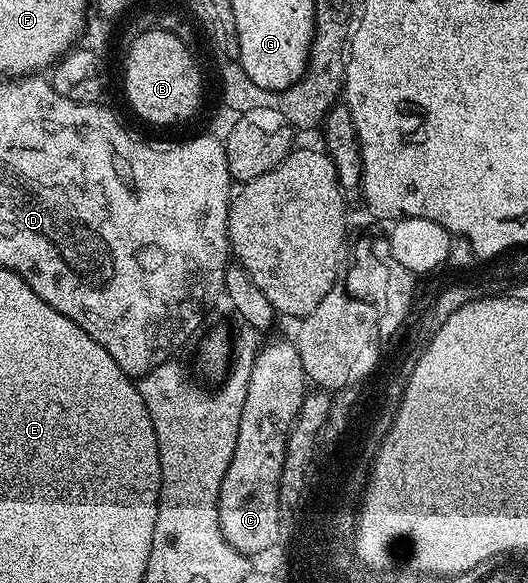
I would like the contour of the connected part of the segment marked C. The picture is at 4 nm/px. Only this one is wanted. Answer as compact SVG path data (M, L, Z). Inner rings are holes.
M294 339L271 340L260 347L253 362L253 374L249 374L249 390L245 393L245 407L241 410L241 426L237 432L237 446L219 487L219 529L223 540L250 558L279 544L279 487L285 466L287 435L295 425L297 414L303 405L303 398L309 391L309 381L301 366L301 354Z

